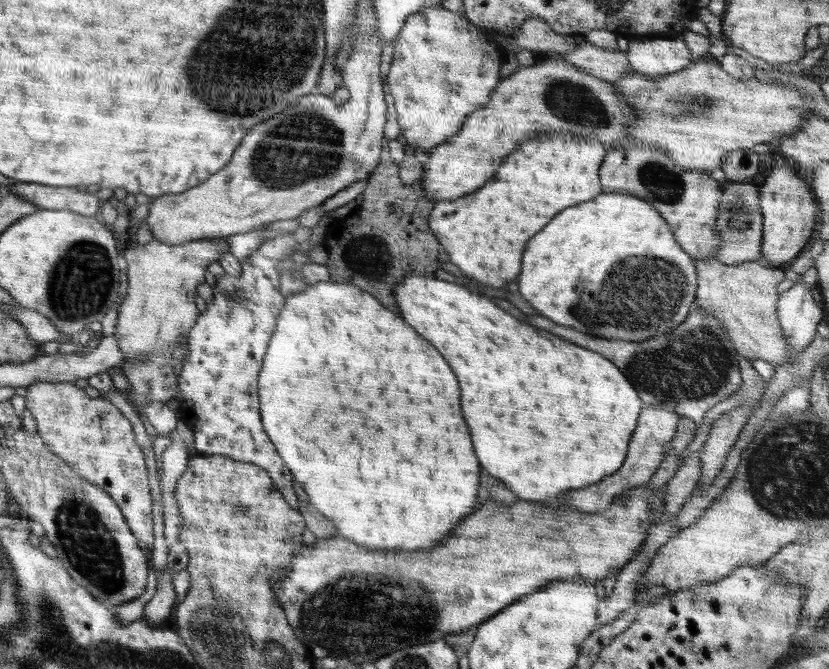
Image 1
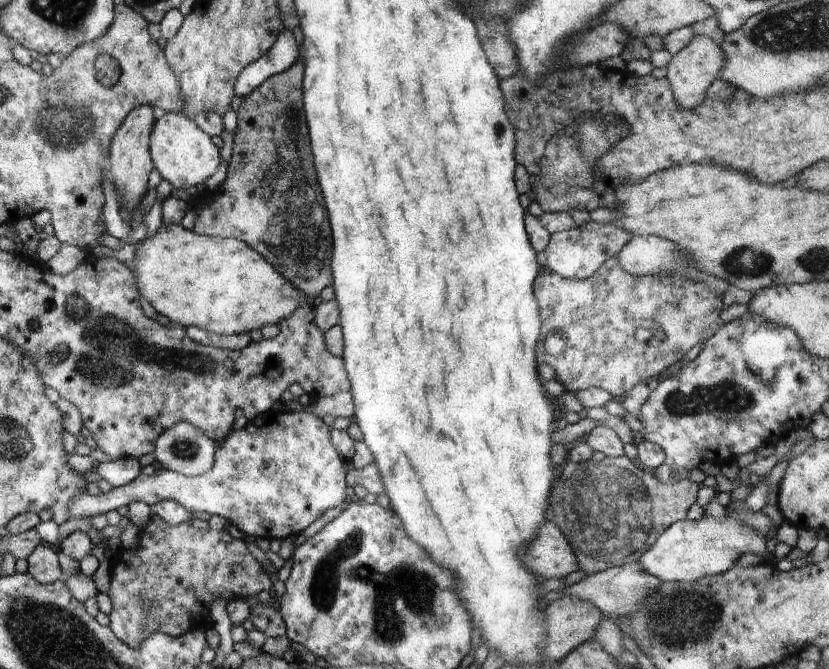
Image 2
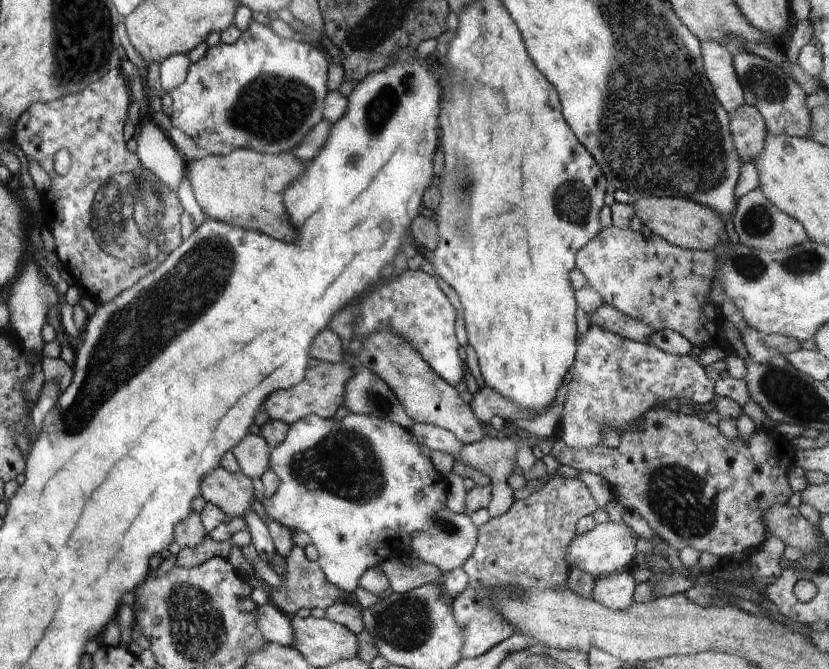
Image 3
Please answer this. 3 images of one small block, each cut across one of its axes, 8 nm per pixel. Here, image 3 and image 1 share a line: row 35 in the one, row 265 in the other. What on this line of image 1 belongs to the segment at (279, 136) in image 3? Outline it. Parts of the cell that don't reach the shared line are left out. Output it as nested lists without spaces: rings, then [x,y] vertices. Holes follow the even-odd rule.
[[[290,233],[272,238],[264,242],[248,261],[240,263],[240,278],[228,274],[216,278],[214,299],[208,303],[206,311],[200,313],[196,325],[187,334],[190,354],[182,364],[183,370],[177,382],[182,412],[202,422],[193,432],[198,454],[224,455],[261,466],[272,477],[288,505],[298,510],[293,476],[264,432],[258,396],[262,360],[274,334],[280,308],[285,306],[277,266],[281,259],[296,252],[296,244]]]

